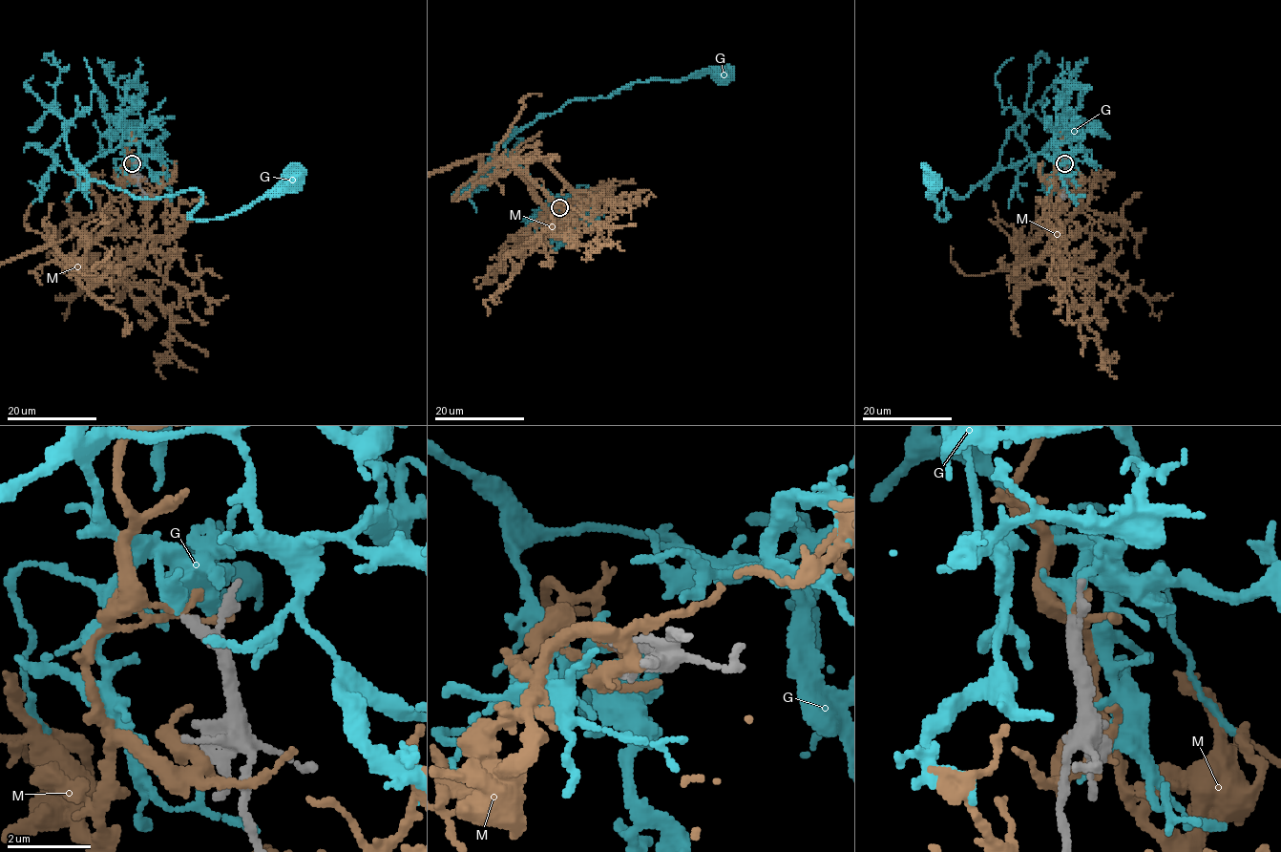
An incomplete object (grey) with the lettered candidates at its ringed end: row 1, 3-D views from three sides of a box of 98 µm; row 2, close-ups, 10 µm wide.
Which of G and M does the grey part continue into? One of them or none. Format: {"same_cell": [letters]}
{"same_cell": ["G"]}

